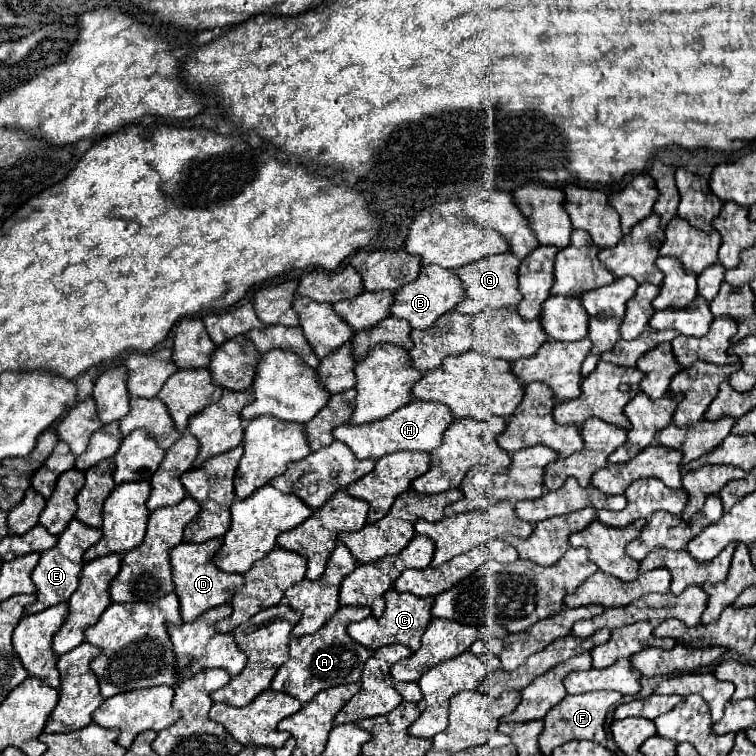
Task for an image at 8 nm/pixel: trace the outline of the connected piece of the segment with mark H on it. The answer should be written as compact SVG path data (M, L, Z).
M410 401L402 409L394 411L392 415L372 421L366 425L340 425L334 429L334 439L342 441L352 449L352 453L358 459L380 459L384 455L396 453L396 451L432 451L442 443L442 433L448 429L448 425L454 421L450 409L442 403L424 403L424 401Z

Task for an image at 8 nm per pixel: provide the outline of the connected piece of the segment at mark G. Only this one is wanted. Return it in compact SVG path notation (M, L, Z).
M510 251L502 253L502 255L492 255L492 257L484 257L478 259L470 265L464 265L460 269L456 269L458 279L462 281L464 287L464 297L462 301L456 305L454 311L462 313L462 315L476 315L484 309L502 309L502 307L516 307L522 299L520 291L518 291L518 283L516 283L516 269L520 265L520 259L514 257Z

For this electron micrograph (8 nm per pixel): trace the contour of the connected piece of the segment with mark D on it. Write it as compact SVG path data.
M210 539L204 543L180 543L176 549L170 549L170 567L172 567L172 581L174 593L180 601L180 615L182 621L194 621L204 611L228 603L232 593L242 587L242 575L238 573L224 573L212 563L212 555L222 545L222 539Z

